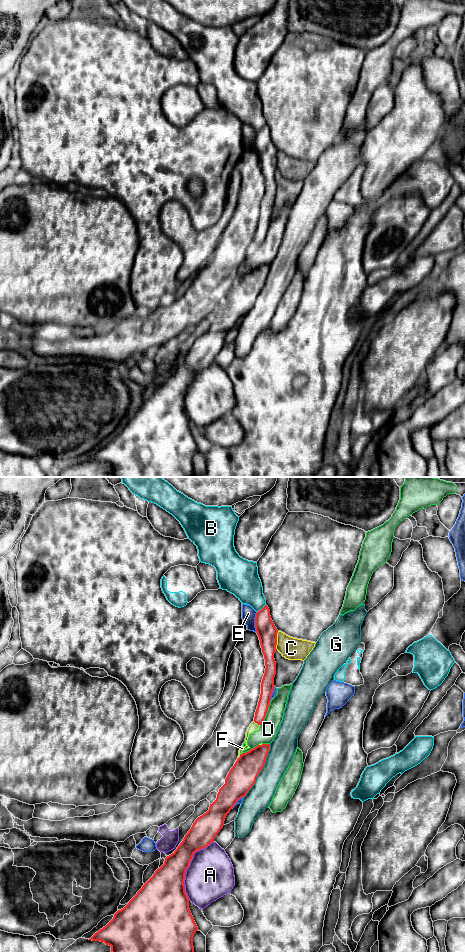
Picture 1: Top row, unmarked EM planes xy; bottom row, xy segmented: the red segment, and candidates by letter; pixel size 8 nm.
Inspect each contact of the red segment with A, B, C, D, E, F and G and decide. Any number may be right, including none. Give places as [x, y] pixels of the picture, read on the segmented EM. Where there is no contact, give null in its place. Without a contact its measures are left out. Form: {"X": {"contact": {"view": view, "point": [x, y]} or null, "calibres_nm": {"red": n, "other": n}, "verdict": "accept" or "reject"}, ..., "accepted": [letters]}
{"A": {"contact": {"view": "xy", "point": [188, 866]}, "calibres_nm": {"red": 300, "other": 380}, "verdict": "reject"}, "B": {"contact": {"view": "xy", "point": [262, 608]}, "calibres_nm": {"red": 160, "other": 240}, "verdict": "reject"}, "C": {"contact": {"view": "xy", "point": [276, 640]}, "calibres_nm": {"red": 160, "other": 180}, "verdict": "reject"}, "D": {"contact": {"view": "xy", "point": [265, 714]}, "calibres_nm": {"red": 110, "other": 150}, "verdict": "reject"}, "E": {"contact": {"view": "xy", "point": [255, 622]}, "calibres_nm": {"red": 160, "other": 110}, "verdict": "reject"}, "F": {"contact": {"view": "xy", "point": [256, 722]}, "calibres_nm": {"red": 100, "other": 70}, "verdict": "reject"}, "G": {"contact": {"view": "xy", "point": [260, 771]}, "calibres_nm": {"red": 220, "other": 200}, "verdict": "reject"}, "accepted": []}

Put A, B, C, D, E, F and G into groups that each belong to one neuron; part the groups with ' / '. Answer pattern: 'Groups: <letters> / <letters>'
Groups: A / B / C / D F / E / G

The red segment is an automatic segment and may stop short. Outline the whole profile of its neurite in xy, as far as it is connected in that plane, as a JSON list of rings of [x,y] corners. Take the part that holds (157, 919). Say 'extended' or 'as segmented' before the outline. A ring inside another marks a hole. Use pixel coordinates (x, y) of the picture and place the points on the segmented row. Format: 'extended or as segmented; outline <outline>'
as segmented; outline [[[270,744],[258,745],[250,751],[240,754],[234,766],[229,771],[225,784],[219,789],[216,800],[210,804],[209,810],[198,817],[191,829],[185,835],[181,844],[169,856],[164,864],[158,868],[153,876],[142,886],[137,894],[121,910],[118,910],[113,919],[102,929],[96,932],[89,940],[104,942],[111,947],[111,952],[194,952],[193,937],[198,927],[189,909],[189,898],[185,892],[185,874],[196,851],[206,848],[224,826],[227,814],[237,801],[245,797],[256,782],[256,778],[263,769]]]

